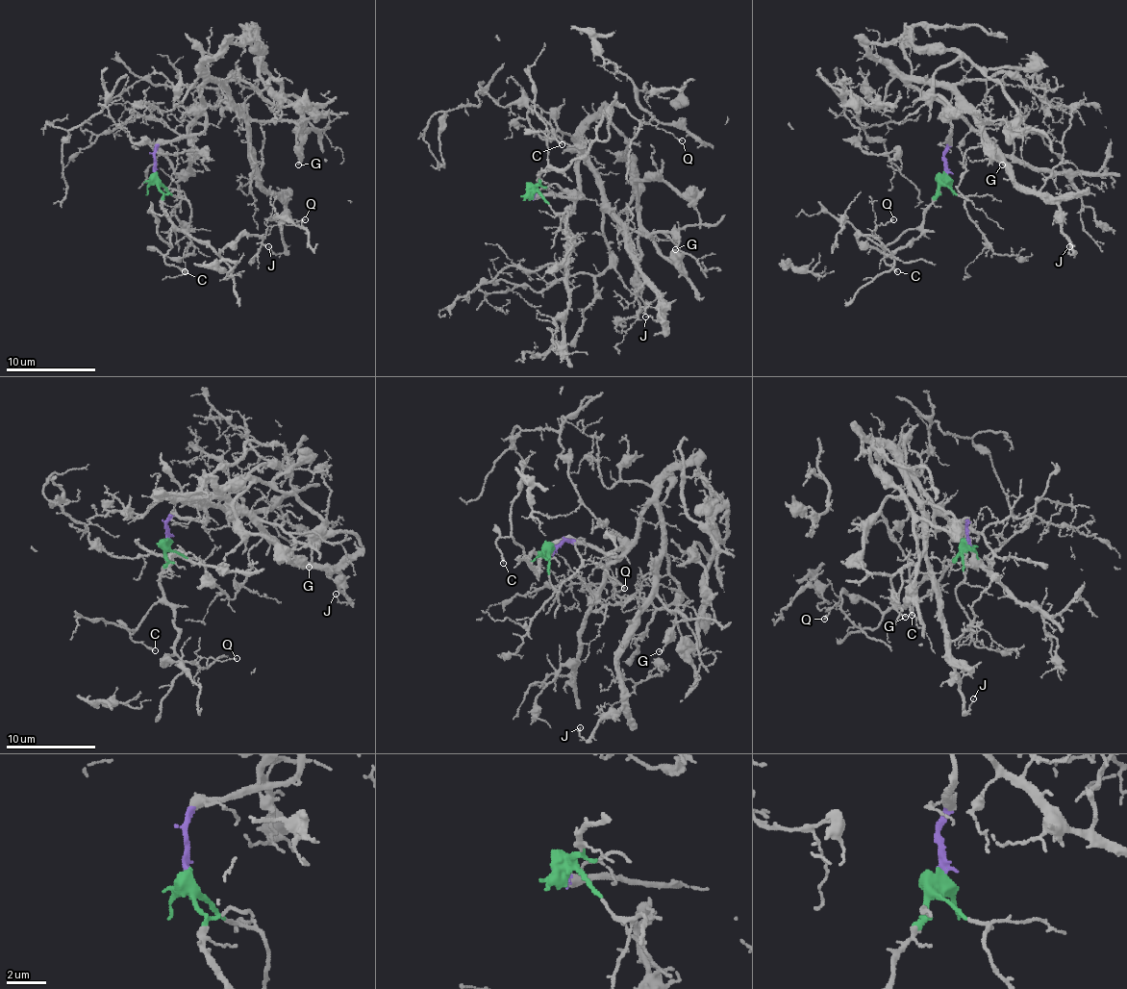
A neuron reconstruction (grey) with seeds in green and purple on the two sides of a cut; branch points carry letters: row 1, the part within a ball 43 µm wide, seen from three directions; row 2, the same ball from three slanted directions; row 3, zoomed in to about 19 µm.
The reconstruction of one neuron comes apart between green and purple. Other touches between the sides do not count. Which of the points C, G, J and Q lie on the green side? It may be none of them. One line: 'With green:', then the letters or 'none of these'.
With green: C, Q

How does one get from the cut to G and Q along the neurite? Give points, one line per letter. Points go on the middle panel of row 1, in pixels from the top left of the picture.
G: (533, 194), (582, 198), (579, 161), (584, 161), (604, 203), (628, 227), (644, 234), (675, 227), (675, 250)
Q: (533, 191), (539, 176), (565, 169), (588, 149), (595, 129), (619, 105), (682, 140)

